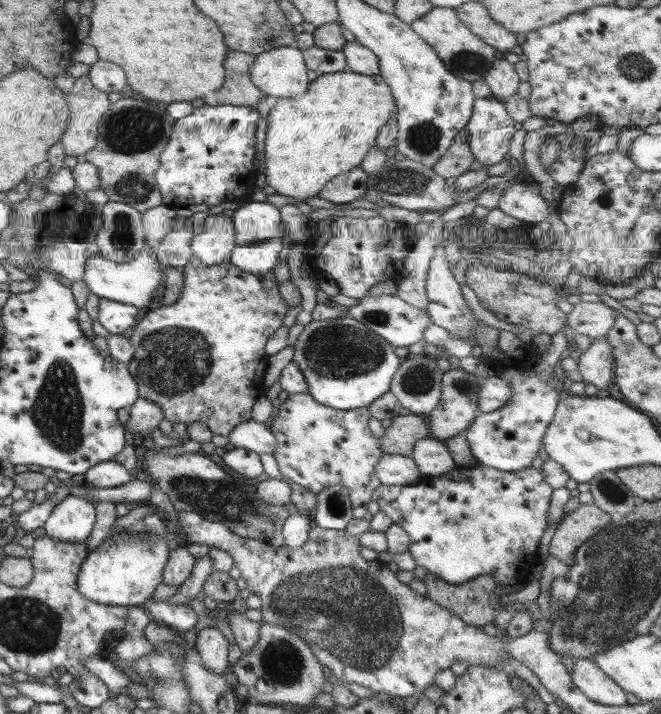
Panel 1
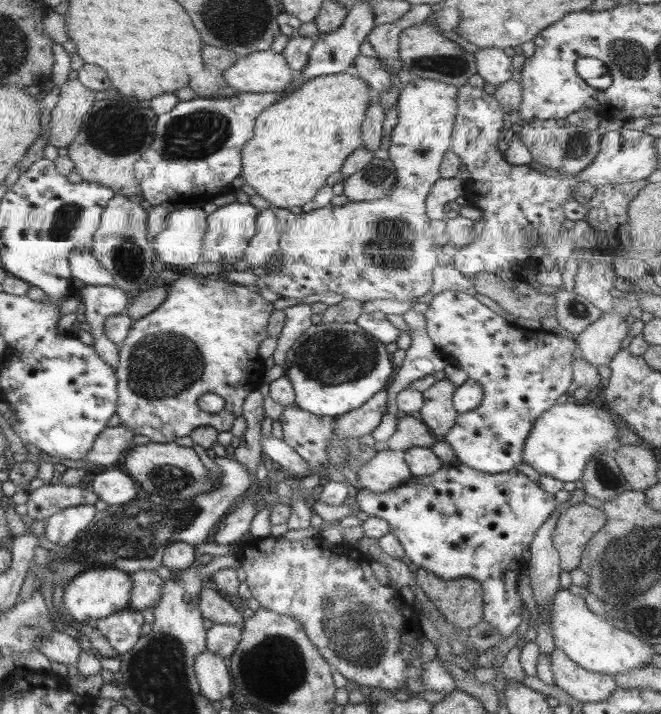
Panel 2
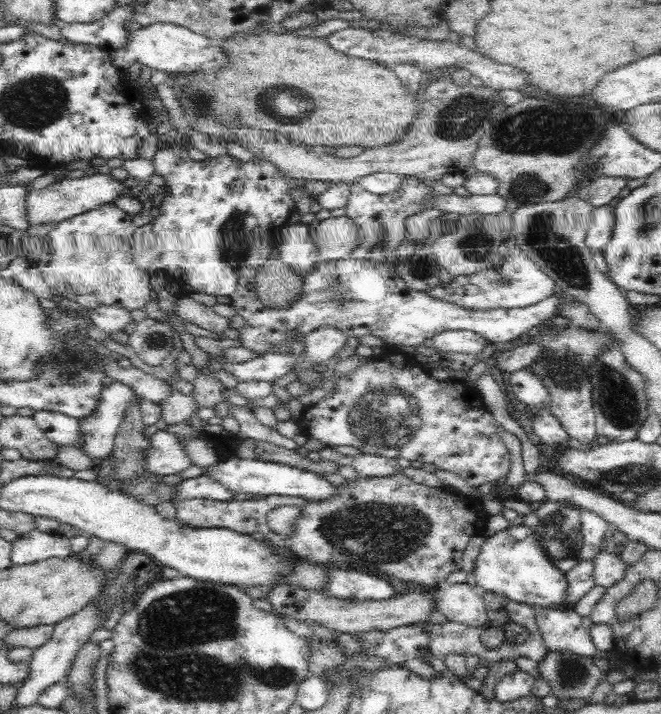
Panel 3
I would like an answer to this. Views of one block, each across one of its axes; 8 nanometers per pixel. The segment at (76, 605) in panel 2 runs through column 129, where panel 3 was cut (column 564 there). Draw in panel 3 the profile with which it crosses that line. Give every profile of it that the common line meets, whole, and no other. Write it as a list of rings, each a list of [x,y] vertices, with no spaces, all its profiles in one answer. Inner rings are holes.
[[[505,524],[499,532],[484,532],[484,542],[471,572],[471,583],[479,592],[493,593],[533,607],[557,608],[566,592],[564,573],[550,562],[534,528],[526,525]]]

